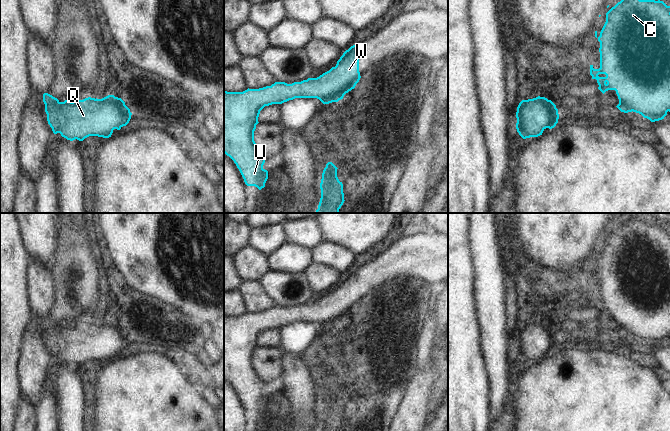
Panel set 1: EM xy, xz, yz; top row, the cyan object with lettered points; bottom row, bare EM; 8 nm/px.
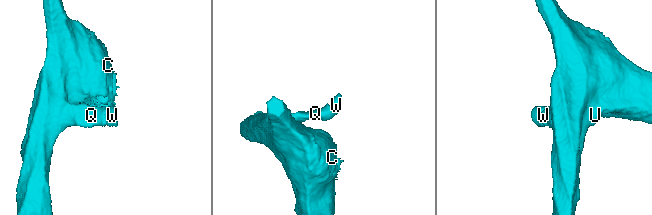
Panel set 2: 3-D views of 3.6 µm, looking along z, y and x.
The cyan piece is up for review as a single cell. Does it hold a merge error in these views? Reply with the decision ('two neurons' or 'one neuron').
one neuron

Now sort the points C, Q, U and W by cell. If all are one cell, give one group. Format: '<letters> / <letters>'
C Q U W

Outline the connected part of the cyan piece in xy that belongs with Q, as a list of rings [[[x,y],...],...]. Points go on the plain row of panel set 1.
[[[44,317],[43,326],[53,357],[60,357],[70,365],[83,365],[89,360],[109,362],[114,353],[126,350],[132,339],[125,326],[114,319],[60,326]]]

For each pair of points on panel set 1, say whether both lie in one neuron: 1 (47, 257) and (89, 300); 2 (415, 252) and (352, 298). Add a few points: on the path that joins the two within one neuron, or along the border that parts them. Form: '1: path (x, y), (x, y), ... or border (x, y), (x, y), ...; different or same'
1: border (59, 241), (56, 247), (56, 263), (51, 269); different
2: path (399, 263), (377, 273), (368, 282); same

